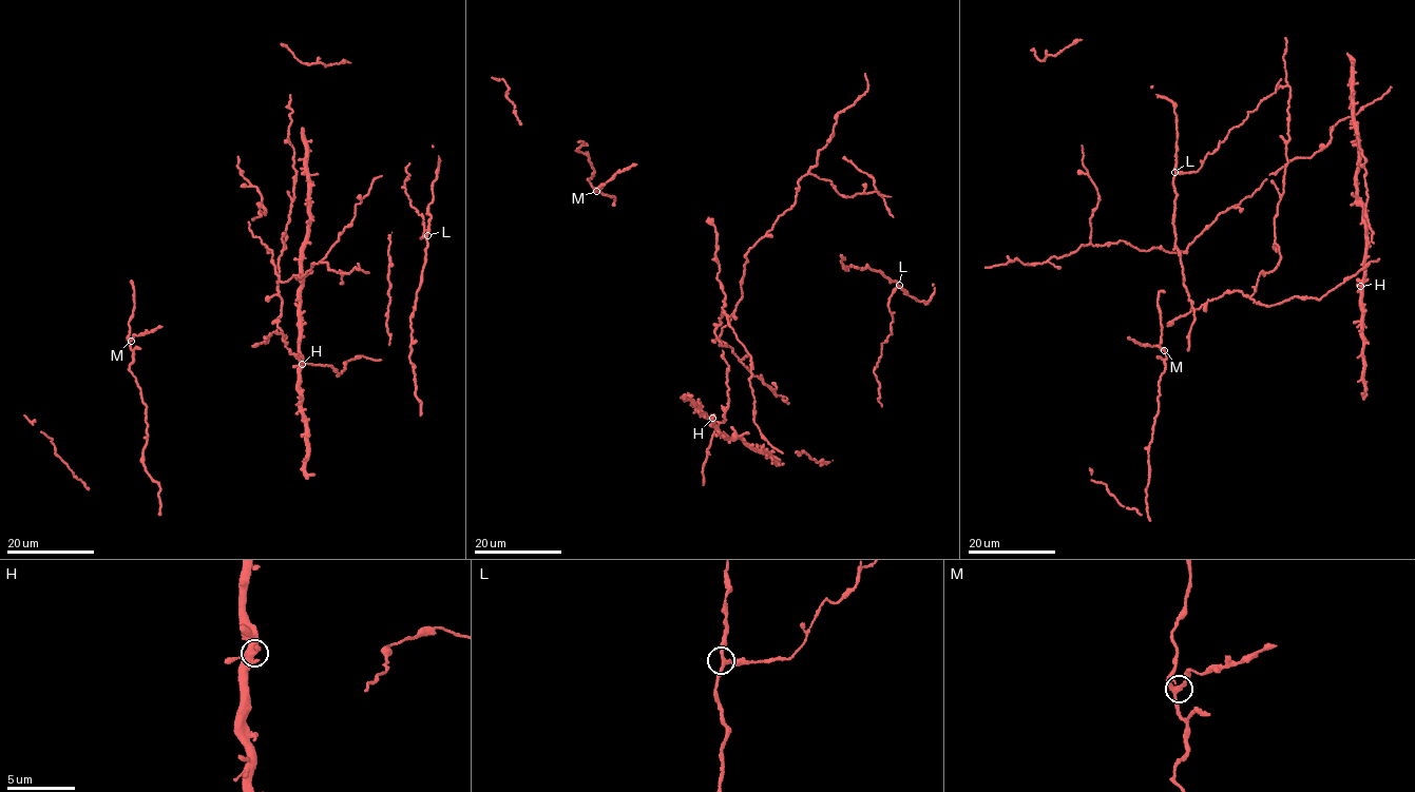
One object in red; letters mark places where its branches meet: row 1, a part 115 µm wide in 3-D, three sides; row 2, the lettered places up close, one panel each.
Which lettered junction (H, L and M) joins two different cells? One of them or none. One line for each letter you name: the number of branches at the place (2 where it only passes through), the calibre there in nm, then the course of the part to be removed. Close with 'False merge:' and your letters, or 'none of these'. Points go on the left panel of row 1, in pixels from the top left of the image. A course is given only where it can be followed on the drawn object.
M: 3 branches meet; 280 nm thick; foreign part runs (131, 341), (135, 335), (161, 326)
False merge: M

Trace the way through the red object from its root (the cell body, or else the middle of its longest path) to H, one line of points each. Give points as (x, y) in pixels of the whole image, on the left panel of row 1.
H: (300, 320), (299, 360), (302, 364)

